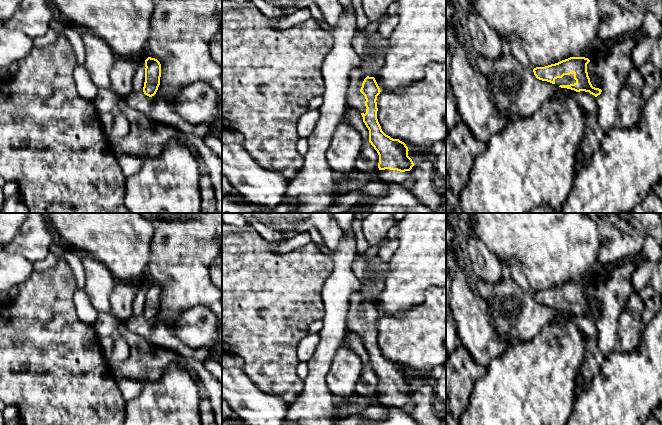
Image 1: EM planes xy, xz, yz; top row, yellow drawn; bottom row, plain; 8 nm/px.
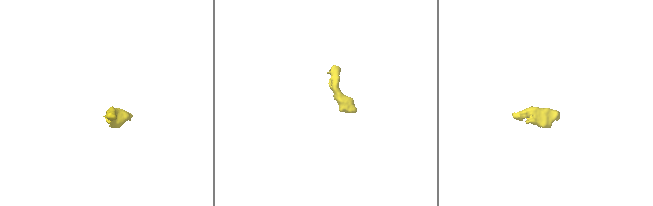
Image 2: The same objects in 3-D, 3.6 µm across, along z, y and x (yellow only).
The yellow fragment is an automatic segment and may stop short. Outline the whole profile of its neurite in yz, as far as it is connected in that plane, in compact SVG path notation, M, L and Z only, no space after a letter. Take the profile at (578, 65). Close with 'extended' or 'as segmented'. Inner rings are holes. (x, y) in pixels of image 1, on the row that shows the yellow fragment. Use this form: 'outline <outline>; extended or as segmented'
outline M507 36L503 41L506 50L508 50L523 67L532 70L537 79L576 92L589 92L595 97L601 94L602 90L593 87L590 82L587 72L587 64L590 62L588 58L570 57L555 64L534 68L517 36Z; extended

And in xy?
outline M148 57L145 60L145 67L143 92L145 95L152 97L156 94L160 85L161 64L157 59Z; as segmented

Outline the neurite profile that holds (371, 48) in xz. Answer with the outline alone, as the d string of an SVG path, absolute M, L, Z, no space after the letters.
M378 32L367 35L357 34L352 40L352 46L361 59L358 66L369 77L377 77L385 63L385 55L389 46L388 37Z

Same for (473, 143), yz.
M462 120L446 135L446 172L450 189L460 195L467 186L475 159L485 150L485 144L474 137Z

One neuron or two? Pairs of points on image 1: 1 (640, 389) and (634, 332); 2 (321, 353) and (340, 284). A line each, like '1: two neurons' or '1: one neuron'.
1: two neurons
2: one neuron

